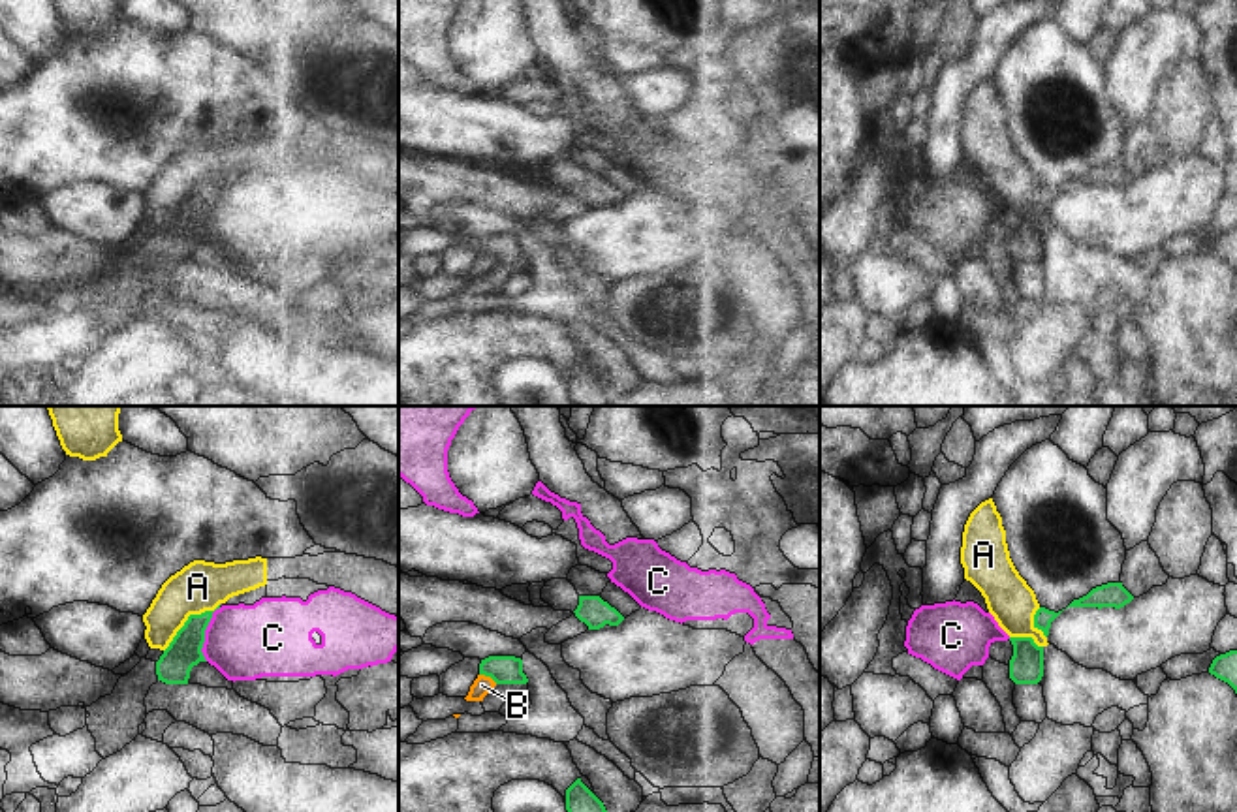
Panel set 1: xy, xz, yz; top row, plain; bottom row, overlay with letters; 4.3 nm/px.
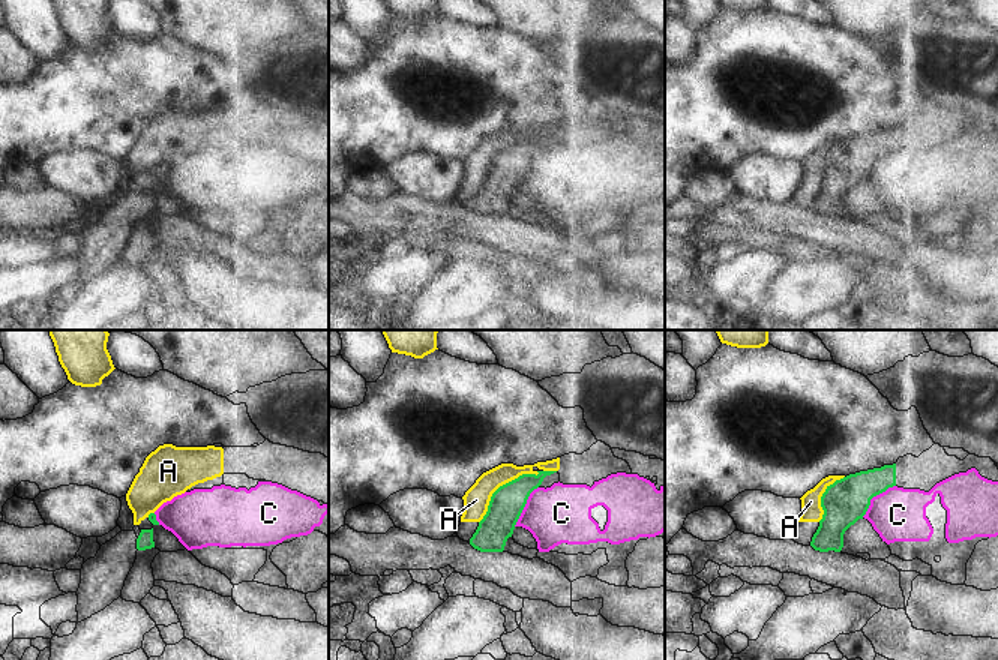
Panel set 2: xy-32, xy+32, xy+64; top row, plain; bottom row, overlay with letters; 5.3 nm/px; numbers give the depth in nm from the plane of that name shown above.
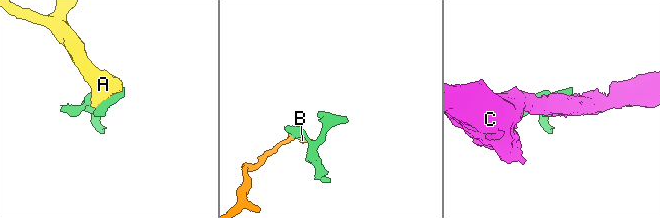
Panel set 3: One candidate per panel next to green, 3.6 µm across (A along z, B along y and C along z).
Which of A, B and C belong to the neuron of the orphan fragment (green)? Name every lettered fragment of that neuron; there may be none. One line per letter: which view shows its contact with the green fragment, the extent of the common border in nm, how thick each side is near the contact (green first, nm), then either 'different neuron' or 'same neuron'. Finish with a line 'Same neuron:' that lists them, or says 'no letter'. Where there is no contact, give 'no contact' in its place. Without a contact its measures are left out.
A: contact in xy; length 320 nm; calibres 140 and 220 nm; different neuron
B: contact in xz; length 90 nm; calibres 130 and 80 nm; different neuron
C: contact in xy; length 240 nm; calibres 140 and 320 nm; different neuron
Same neuron: no letter

